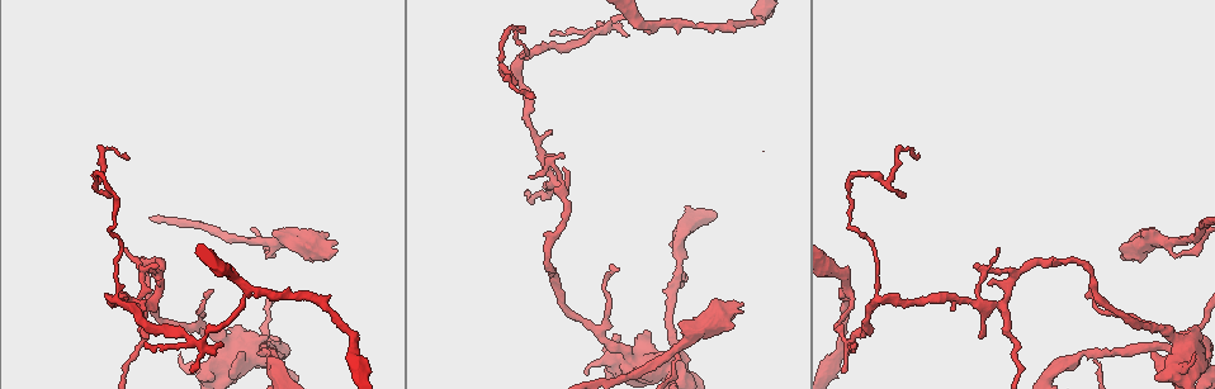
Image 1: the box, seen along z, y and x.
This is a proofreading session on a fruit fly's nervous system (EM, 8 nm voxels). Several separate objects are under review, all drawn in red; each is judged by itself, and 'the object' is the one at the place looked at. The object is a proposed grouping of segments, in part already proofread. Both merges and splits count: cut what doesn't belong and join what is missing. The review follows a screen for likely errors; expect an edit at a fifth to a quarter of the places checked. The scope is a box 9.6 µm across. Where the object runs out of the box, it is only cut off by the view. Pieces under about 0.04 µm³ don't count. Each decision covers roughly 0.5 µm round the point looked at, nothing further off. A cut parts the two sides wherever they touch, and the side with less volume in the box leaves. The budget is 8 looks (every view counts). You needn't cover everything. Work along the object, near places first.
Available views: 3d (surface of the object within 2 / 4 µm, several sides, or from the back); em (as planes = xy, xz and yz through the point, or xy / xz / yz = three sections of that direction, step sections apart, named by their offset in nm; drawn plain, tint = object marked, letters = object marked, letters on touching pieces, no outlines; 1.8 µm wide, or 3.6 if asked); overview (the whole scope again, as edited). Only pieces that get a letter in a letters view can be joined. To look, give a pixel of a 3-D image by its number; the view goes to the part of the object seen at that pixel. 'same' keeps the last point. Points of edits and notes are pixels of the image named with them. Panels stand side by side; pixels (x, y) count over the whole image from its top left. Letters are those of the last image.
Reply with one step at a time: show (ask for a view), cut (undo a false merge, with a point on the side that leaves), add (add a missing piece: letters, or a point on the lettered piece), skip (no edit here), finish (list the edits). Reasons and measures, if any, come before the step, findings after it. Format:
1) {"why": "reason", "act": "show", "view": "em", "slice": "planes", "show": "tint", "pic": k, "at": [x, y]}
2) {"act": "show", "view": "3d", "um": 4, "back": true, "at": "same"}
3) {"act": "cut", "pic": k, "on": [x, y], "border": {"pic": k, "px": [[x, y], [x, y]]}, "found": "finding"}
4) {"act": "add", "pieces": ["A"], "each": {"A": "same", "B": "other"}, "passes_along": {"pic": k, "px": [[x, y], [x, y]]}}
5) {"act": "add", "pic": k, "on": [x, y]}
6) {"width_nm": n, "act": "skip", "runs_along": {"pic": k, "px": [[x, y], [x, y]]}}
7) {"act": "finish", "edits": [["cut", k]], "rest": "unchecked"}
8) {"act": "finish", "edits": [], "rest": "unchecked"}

{"why": "three arms meet", "act": "show", "view": "em", "um": 3.6, "slice": "planes", "show": "letters", "pic": 1, "at": [1096, 355]}

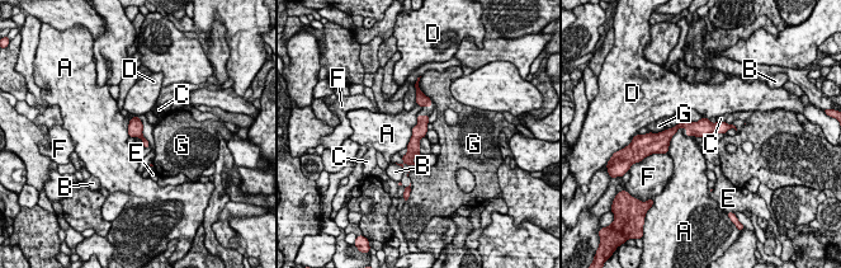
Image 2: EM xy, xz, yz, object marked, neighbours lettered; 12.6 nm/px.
{"act": "skip", "each": {"A": "other", "B": "other", "C": "other", "D": "other", "E": "other", "F": "other", "G": "other"}, "runs_along": {"pic": 2, "px": [[726, 127], [678, 126], [666, 134]]}, "found": "all the same neuron"}

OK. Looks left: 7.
{"why": "an open end", "act": "show", "view": "3d", "um": 2, "pic": 1, "at": [585, 373]}

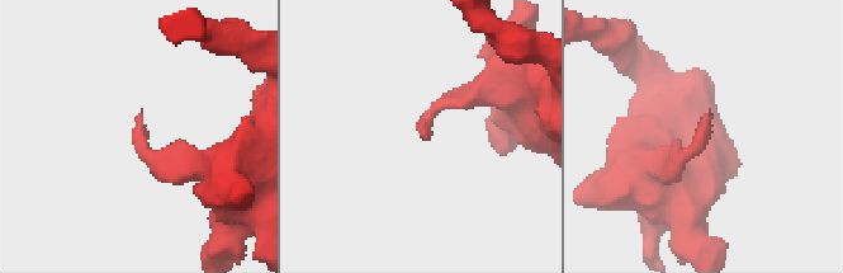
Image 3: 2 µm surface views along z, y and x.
{"why": "now the EM", "act": "show", "view": "em", "slice": "planes", "show": "letters", "pic": 3, "at": [427, 139]}

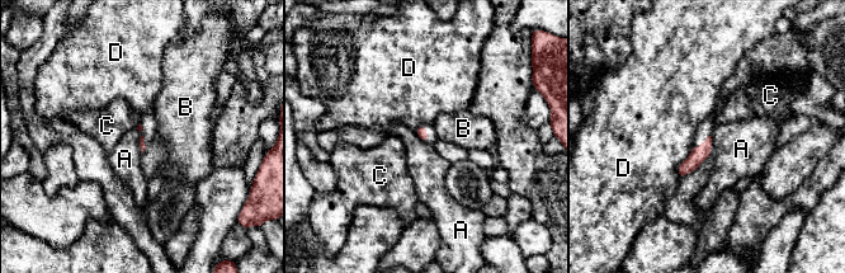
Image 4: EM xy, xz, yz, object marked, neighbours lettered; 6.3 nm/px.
{"act": "skip", "each": {"A": "other", "B": "other", "C": "other", "D": "other"}, "border": {"pic": 4, "px": [[712, 136], [712, 151], [709, 154]]}, "found": "none of them fits"}

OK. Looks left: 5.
{"why": "abrupt turn", "act": "show", "view": "3d", "um": 4, "back": true, "pic": 1, "at": [269, 339]}

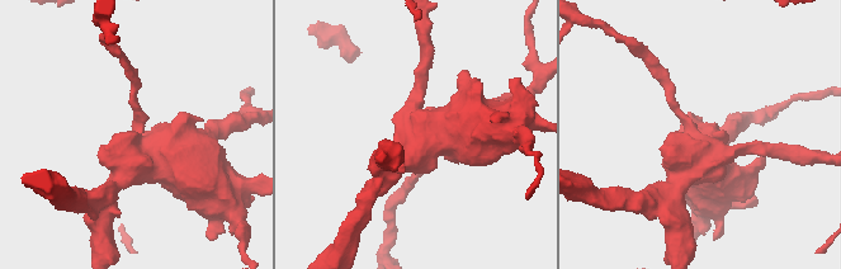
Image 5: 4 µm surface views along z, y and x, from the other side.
{"act": "show", "view": "em", "slice": "xz", "step": 16, "show": "tint", "pic": 5, "at": [136, 136]}

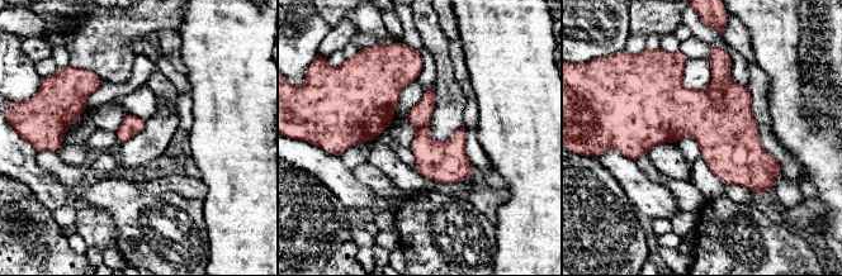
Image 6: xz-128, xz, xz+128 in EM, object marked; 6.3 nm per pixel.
{"act": "show", "view": "em", "slice": "yz", "step": 4, "show": "letters", "at": "same"}

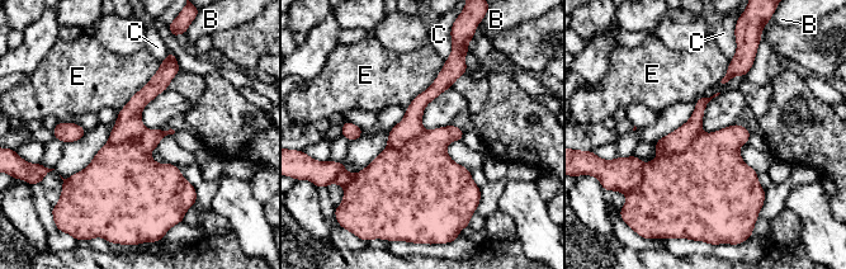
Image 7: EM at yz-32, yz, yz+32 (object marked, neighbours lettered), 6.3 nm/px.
{"act": "cut", "pic": 7, "on": [677, 141], "each": {"B": "other", "C": "other", "E": "other"}, "border": {"pic": 7, "px": [[702, 132], [684, 150], [658, 156]]}, "found": "a second neuron is stuck on"}

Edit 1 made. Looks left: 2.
{"act": "finish", "edits": [["cut", 7]], "rest": "unchecked"}

